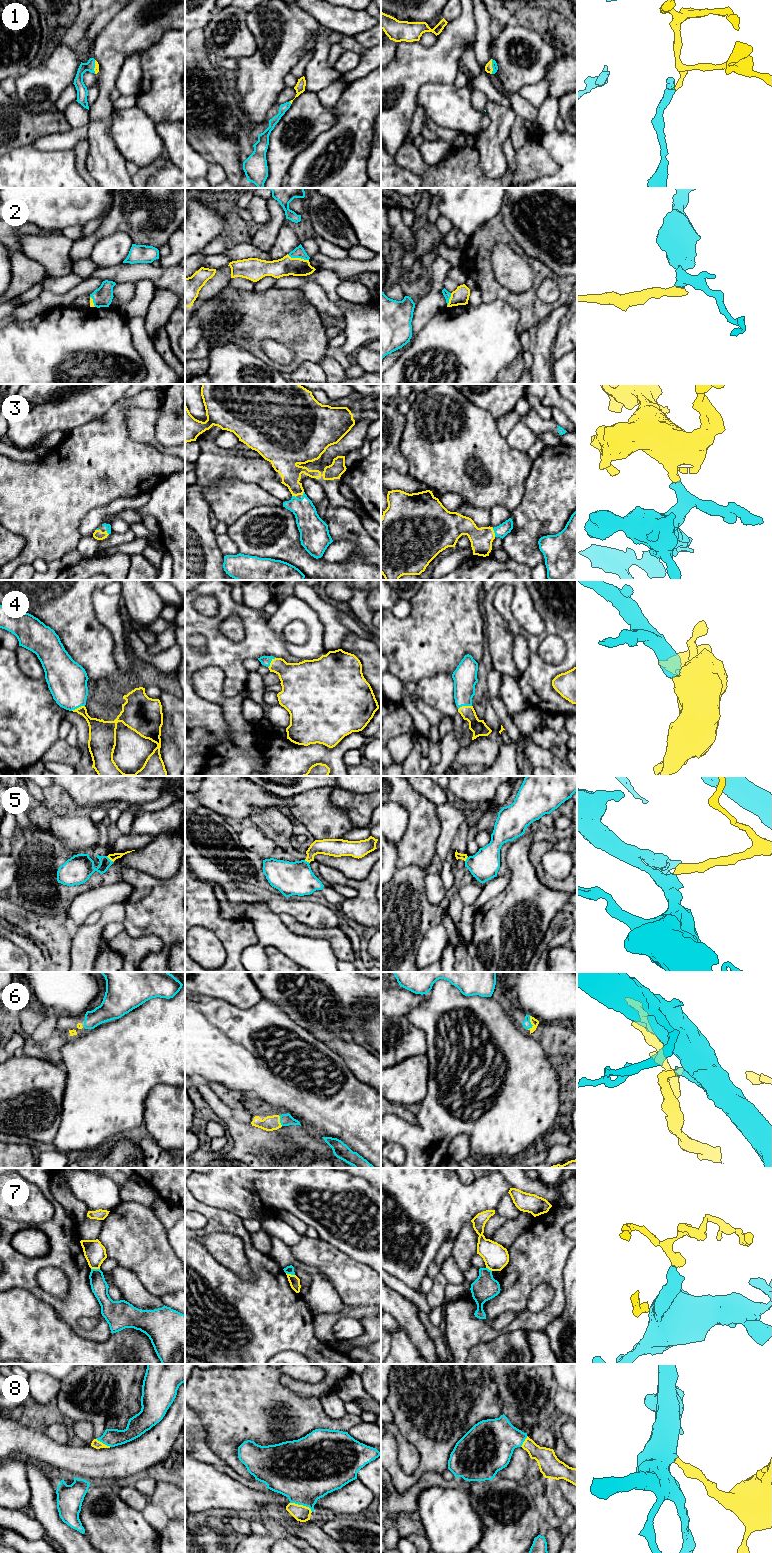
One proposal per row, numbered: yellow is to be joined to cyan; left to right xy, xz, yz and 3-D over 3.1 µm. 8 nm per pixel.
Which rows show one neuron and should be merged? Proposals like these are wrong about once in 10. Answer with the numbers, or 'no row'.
1, 2, 3, 4, 5, 6, 8

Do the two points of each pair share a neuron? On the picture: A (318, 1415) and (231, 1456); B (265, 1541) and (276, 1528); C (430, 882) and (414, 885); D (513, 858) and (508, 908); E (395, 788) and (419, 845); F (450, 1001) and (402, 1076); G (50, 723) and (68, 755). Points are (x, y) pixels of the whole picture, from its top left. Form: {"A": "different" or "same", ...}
{"A": "same", "B": "same", "C": "different", "D": "same", "E": "same", "F": "different", "G": "different"}

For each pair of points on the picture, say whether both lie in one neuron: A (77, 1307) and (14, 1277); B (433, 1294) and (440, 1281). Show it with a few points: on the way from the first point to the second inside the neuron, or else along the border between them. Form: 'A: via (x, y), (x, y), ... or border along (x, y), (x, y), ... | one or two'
A: via (61, 1306), (42, 1295), (30, 1284) | one
B: via (436, 1291), (439, 1284) | one

